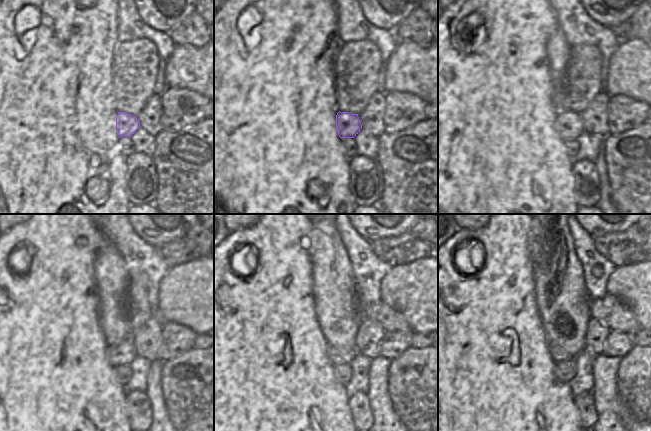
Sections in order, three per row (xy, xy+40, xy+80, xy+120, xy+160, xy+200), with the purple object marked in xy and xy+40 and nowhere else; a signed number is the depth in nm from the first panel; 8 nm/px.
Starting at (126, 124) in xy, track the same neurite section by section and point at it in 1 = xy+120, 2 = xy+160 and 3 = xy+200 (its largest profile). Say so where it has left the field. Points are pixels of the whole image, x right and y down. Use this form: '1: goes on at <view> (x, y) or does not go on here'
1: goes on at xy+120 (123, 353)
2: goes on at xy+160 (336, 356)
3: goes on at xy+200 (558, 355)

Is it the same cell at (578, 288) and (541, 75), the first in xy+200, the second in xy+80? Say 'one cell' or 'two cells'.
two cells

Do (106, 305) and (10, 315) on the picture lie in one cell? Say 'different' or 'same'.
different

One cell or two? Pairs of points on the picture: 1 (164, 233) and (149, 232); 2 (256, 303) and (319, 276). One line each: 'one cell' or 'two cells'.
1: one cell
2: two cells

